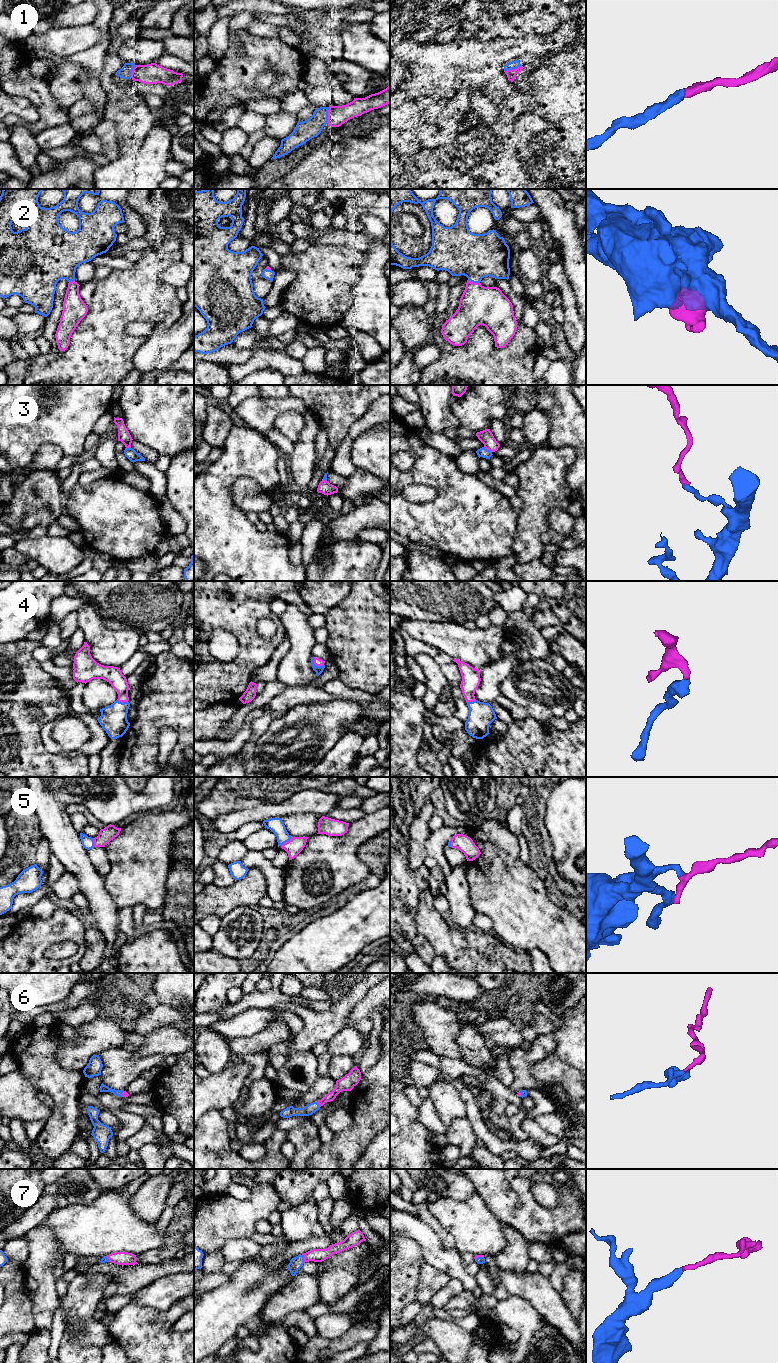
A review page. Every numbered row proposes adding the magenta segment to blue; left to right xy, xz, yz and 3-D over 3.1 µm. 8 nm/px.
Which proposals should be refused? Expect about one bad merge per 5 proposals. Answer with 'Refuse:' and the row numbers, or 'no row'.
Refuse: 3

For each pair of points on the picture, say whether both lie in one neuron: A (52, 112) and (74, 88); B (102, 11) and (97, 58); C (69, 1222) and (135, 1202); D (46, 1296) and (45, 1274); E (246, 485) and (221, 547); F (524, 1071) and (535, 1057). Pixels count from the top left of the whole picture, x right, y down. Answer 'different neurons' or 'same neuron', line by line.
A: different neurons
B: same neuron
C: different neurons
D: same neuron
E: different neurons
F: different neurons

